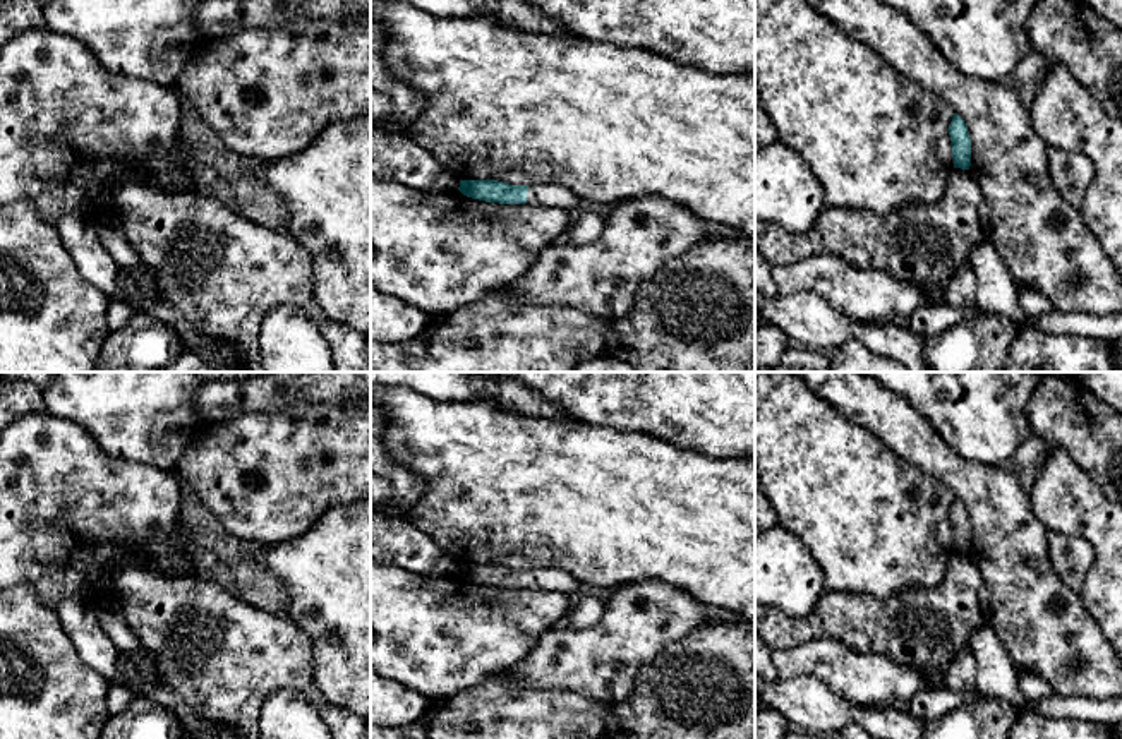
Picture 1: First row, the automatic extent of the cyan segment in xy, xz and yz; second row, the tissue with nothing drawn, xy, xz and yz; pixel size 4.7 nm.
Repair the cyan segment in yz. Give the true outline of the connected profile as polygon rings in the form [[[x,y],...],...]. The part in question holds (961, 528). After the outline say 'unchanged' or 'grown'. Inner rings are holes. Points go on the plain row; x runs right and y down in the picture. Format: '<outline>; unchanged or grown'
[[[954,497],[949,520],[952,525],[954,552],[969,554],[971,550],[971,523],[964,504]]]; unchanged

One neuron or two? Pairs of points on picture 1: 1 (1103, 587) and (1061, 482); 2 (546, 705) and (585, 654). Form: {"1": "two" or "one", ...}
{"1": "one", "2": "two"}

